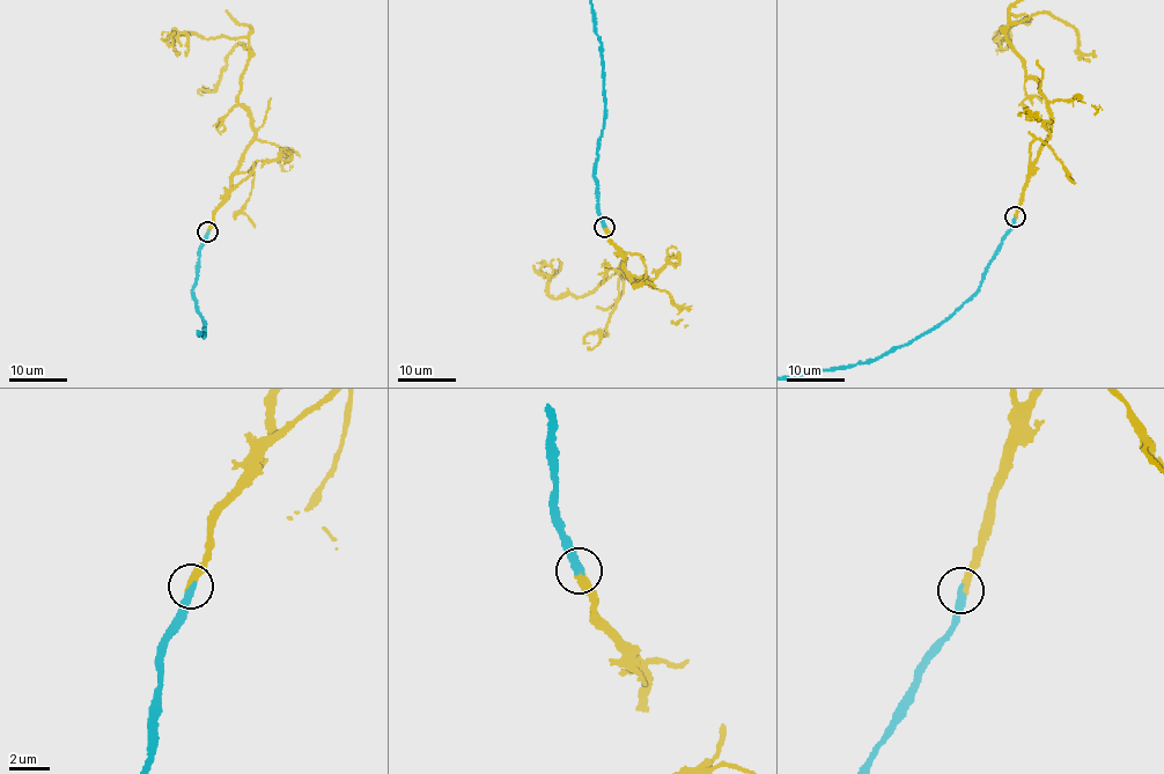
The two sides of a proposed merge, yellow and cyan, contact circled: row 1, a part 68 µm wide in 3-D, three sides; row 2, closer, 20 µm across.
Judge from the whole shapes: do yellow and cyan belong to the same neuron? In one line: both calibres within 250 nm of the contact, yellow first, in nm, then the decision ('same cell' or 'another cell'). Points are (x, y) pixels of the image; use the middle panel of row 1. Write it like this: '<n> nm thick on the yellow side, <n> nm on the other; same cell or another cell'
320 nm thick on the yellow side, 320 nm on the other; same cell

